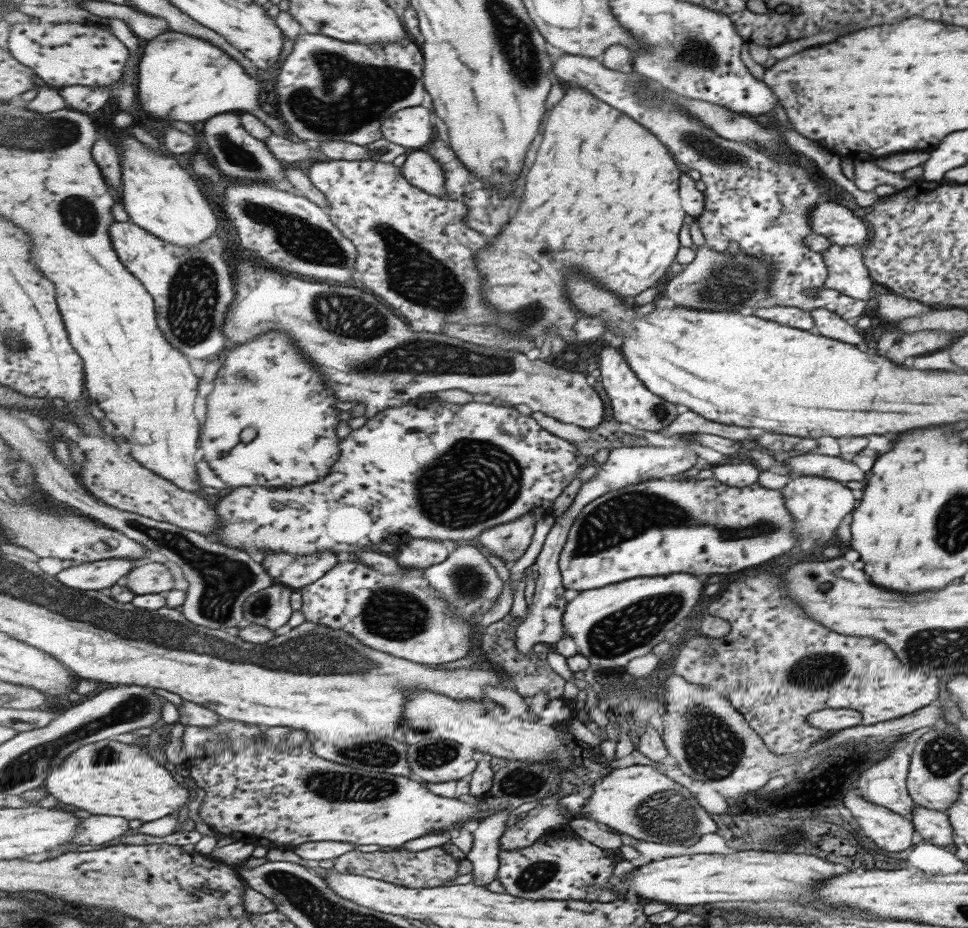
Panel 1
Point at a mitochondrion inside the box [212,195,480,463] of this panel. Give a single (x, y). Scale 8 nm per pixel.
(414, 273)

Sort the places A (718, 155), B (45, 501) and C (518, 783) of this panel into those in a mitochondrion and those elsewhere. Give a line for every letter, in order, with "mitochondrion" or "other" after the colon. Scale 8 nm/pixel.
A: mitochondrion
B: other
C: mitochondrion

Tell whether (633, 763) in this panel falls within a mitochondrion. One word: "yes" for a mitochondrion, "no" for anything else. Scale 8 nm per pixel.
no

